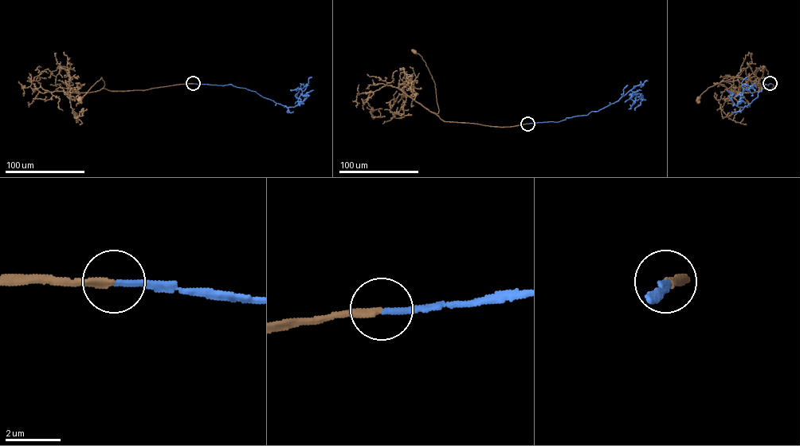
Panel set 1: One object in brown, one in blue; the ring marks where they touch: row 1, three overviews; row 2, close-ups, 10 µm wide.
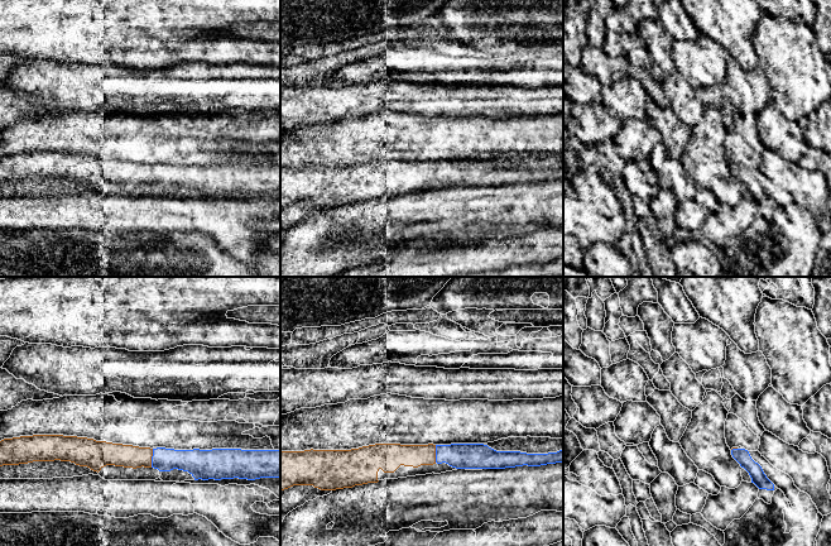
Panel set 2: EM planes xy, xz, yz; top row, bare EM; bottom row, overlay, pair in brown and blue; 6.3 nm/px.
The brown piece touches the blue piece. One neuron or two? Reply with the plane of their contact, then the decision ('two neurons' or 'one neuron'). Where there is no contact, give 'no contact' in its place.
contact in xy; one neuron

